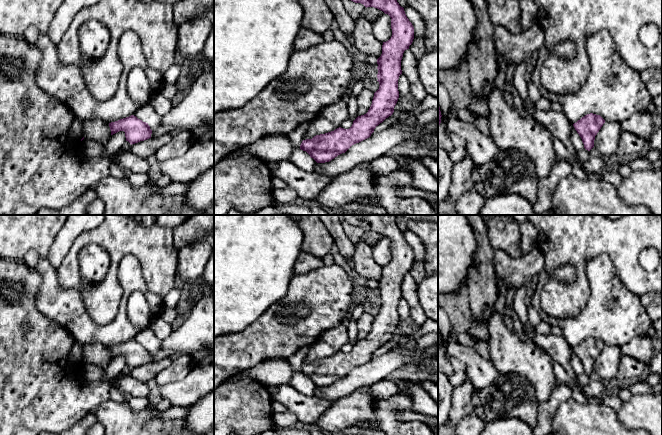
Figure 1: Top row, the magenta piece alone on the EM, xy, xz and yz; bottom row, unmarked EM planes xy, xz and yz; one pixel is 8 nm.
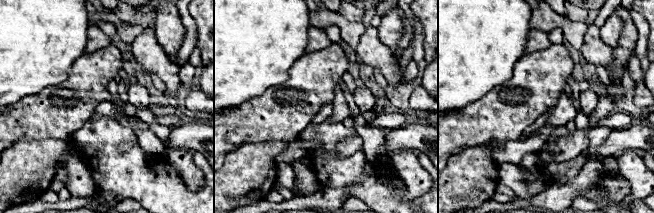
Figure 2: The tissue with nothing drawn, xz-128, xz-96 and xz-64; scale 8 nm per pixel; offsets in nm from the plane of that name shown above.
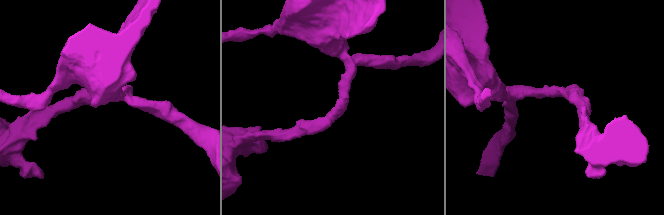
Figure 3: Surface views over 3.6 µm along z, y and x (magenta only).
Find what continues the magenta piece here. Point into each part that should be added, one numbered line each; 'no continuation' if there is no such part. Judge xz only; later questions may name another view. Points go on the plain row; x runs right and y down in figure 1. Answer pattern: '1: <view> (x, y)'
no continuation

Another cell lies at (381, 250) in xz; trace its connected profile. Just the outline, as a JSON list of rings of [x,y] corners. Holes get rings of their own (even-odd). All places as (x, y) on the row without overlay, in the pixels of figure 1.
[[[381,238],[373,247],[372,253],[374,260],[380,266],[388,265],[392,260],[391,242],[388,238]]]

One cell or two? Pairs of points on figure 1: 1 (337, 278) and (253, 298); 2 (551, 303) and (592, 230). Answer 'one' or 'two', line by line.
1: two
2: one

